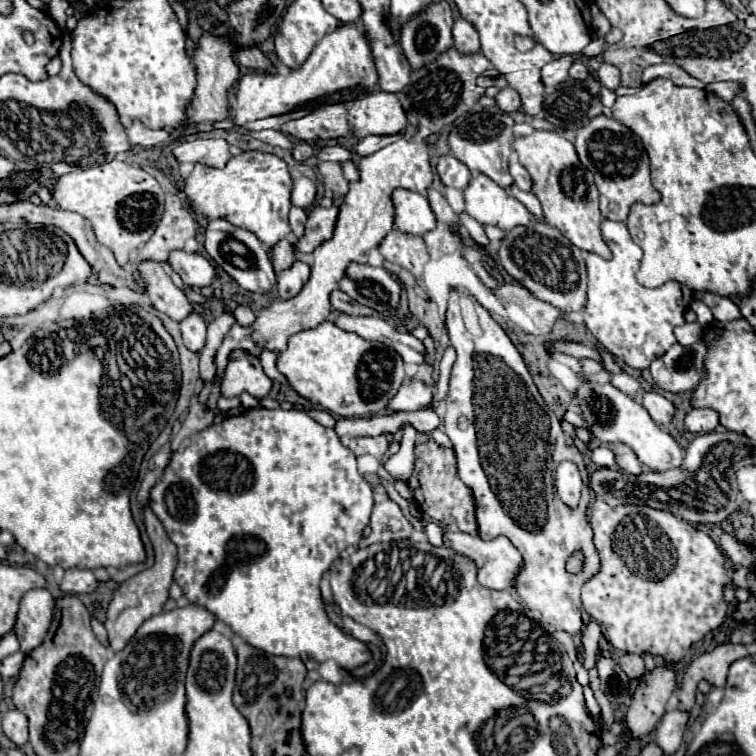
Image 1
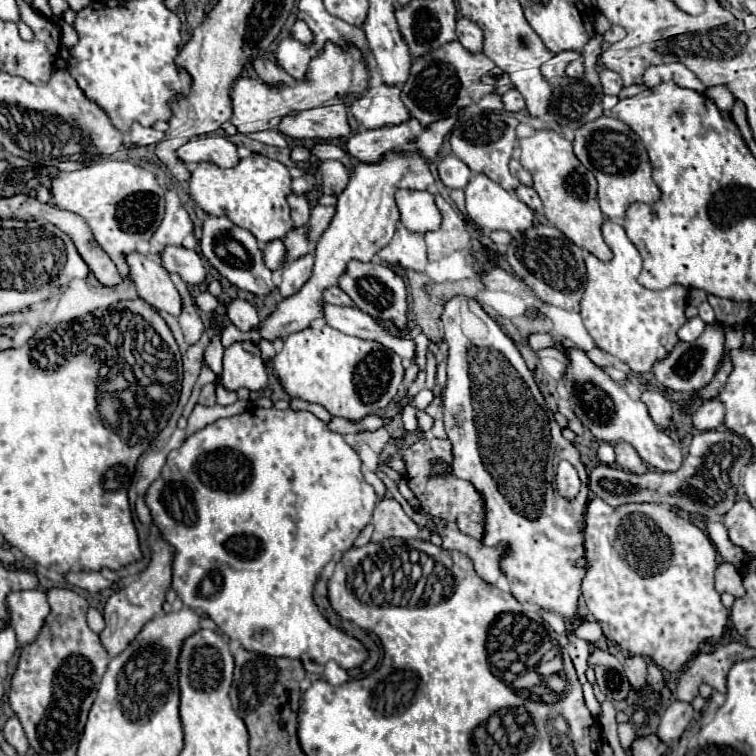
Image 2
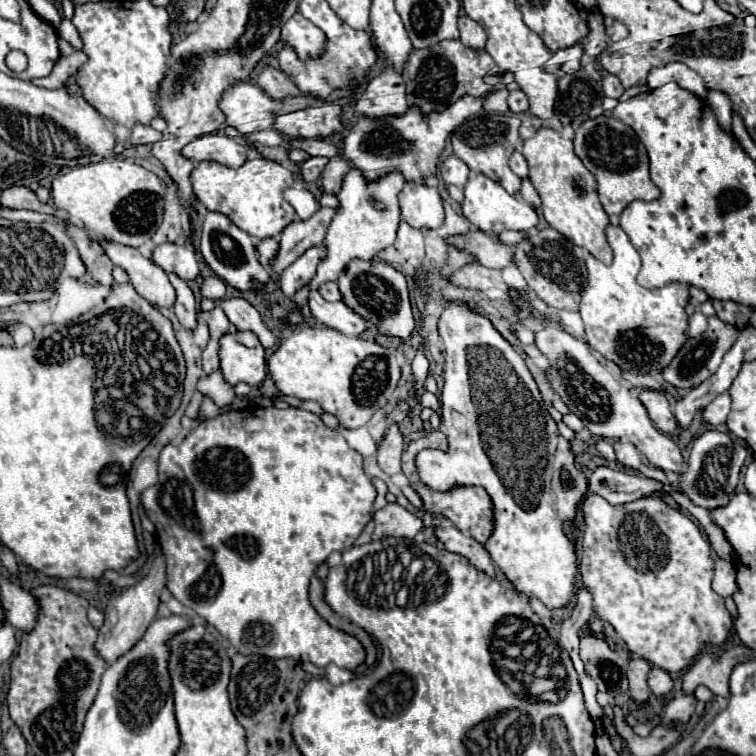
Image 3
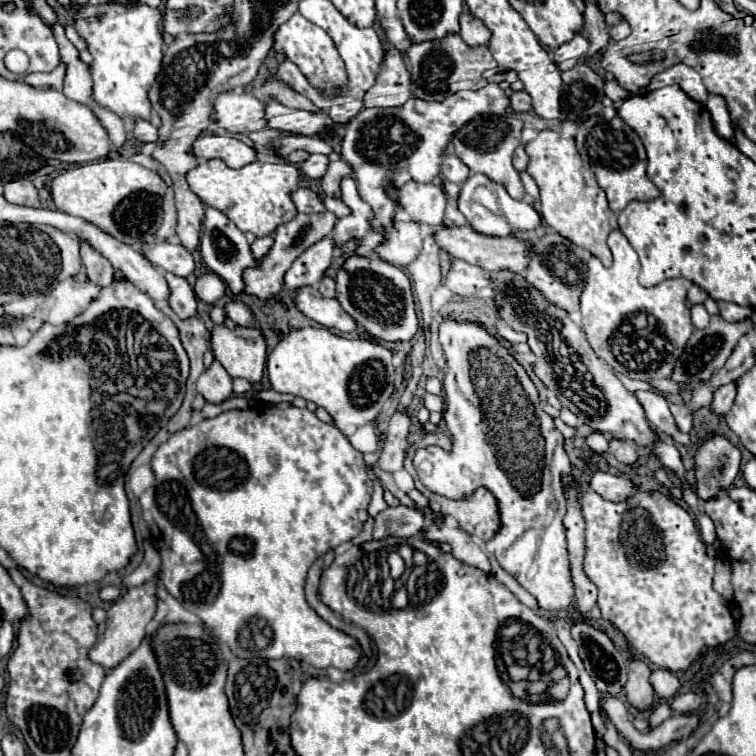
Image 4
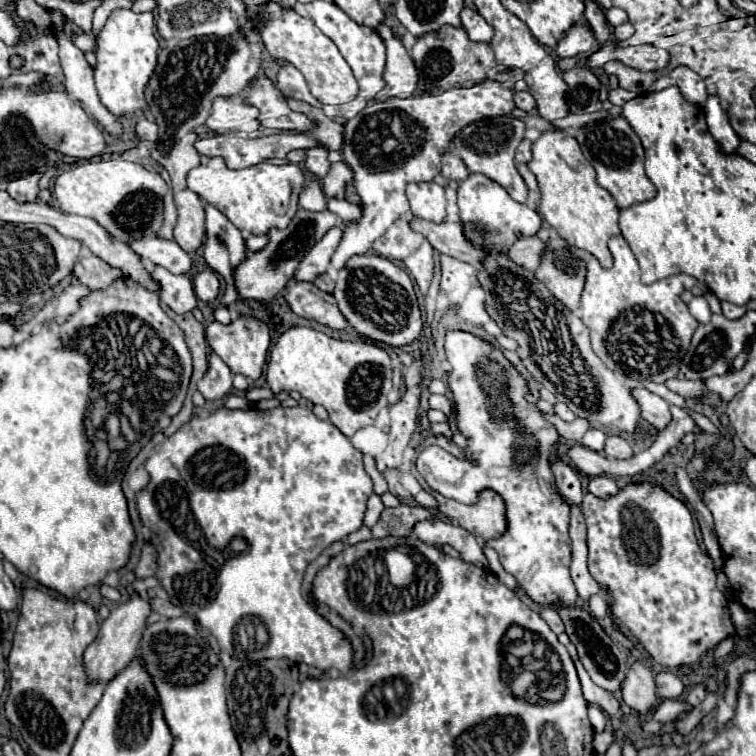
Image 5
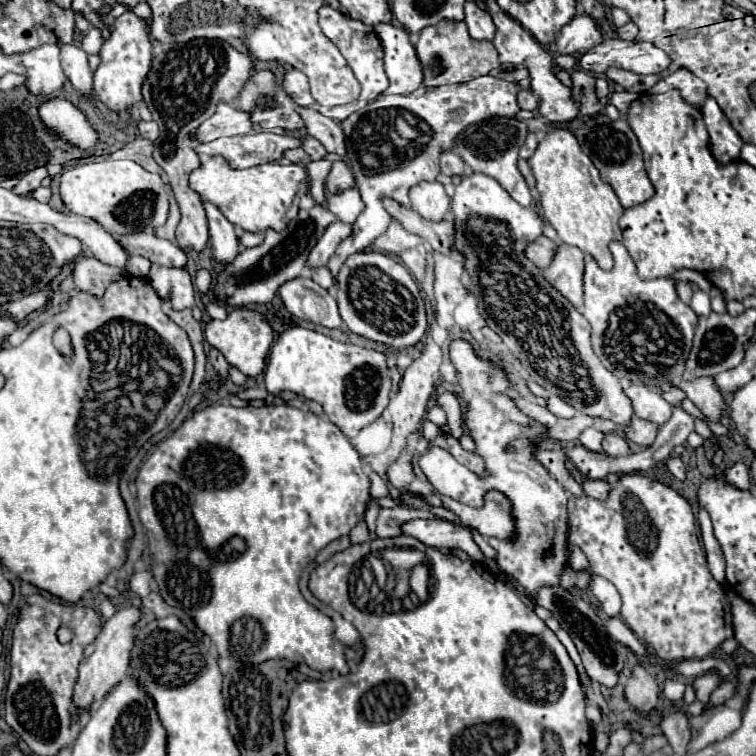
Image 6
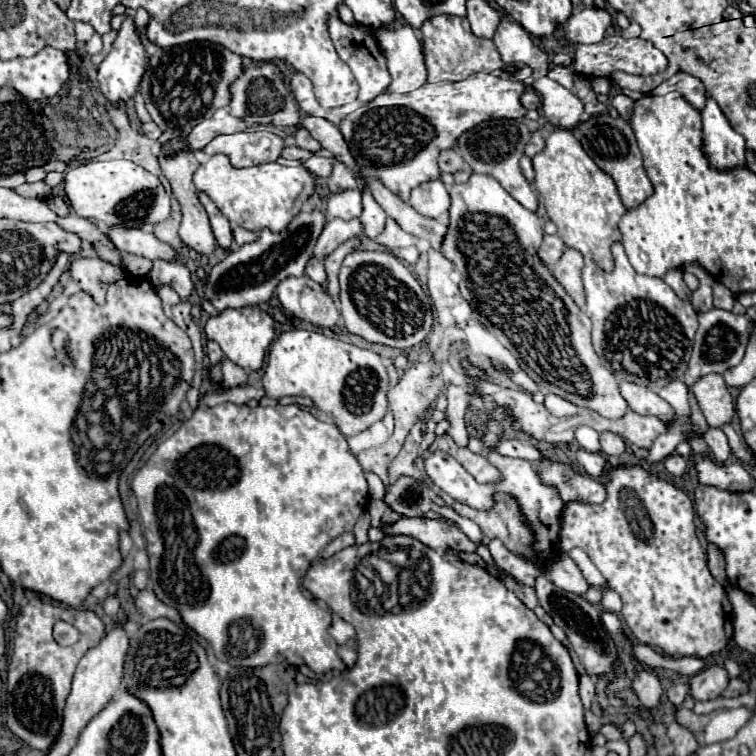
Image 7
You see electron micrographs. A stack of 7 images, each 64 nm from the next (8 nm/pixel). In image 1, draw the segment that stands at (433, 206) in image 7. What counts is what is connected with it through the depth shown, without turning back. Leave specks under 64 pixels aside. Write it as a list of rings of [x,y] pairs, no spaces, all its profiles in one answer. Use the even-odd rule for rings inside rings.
[[[394,190],[392,192],[394,204],[394,224],[410,236],[422,236],[424,232],[436,226],[436,218],[428,206],[426,196],[410,190]]]

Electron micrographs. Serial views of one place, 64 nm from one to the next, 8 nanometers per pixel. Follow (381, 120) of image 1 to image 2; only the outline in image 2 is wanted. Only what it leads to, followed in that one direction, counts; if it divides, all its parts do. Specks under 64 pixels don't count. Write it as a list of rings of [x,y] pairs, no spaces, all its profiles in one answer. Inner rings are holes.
[[[386,84],[370,88],[362,98],[354,100],[350,112],[356,122],[368,130],[398,126],[410,120],[410,114],[400,100],[400,88],[388,88]]]

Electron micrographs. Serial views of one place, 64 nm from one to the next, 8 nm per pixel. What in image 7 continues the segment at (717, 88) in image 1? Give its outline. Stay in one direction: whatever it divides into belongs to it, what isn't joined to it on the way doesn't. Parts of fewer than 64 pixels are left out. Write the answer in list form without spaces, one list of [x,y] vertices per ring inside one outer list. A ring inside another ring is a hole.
[[[708,98],[702,110],[704,124],[704,152],[710,164],[718,170],[746,166],[746,144],[744,138],[730,126],[716,100]]]

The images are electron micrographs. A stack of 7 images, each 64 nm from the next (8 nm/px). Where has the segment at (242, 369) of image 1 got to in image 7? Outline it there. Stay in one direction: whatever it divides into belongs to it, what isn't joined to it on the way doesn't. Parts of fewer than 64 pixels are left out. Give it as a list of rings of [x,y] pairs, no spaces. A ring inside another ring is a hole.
[[[256,308],[224,310],[224,312],[220,312],[220,316],[208,318],[208,322],[204,326],[206,338],[214,340],[222,348],[224,356],[228,360],[232,360],[234,364],[242,366],[244,370],[260,370],[262,364],[264,364],[266,350],[268,350],[270,342],[274,340],[274,320],[272,320],[272,316],[264,310],[258,310],[258,316],[250,316],[254,312],[256,312]]]

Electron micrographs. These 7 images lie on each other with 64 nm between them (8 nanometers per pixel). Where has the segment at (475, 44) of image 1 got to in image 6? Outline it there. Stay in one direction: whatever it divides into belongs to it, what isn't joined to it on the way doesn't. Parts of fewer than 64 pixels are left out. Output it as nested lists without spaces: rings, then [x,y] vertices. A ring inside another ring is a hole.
[[[474,2],[464,4],[464,22],[474,40],[492,40],[494,38],[496,26],[492,24],[492,18],[488,16],[488,12],[478,8]]]

